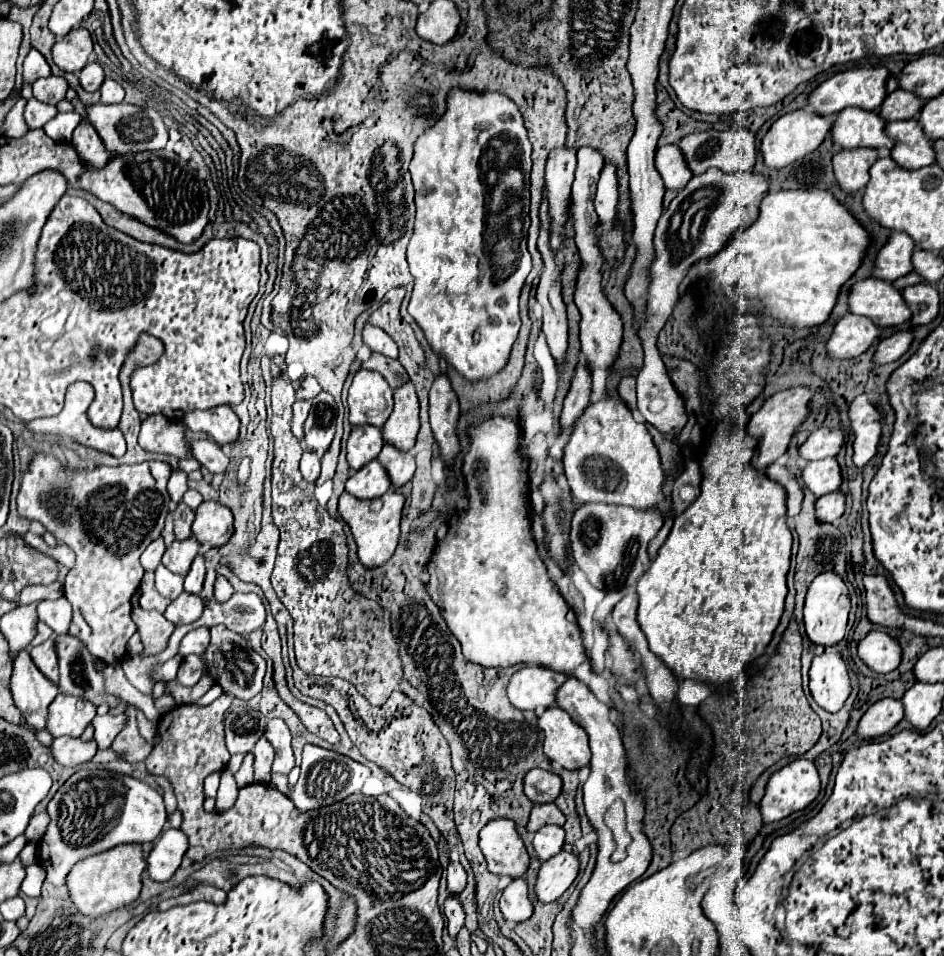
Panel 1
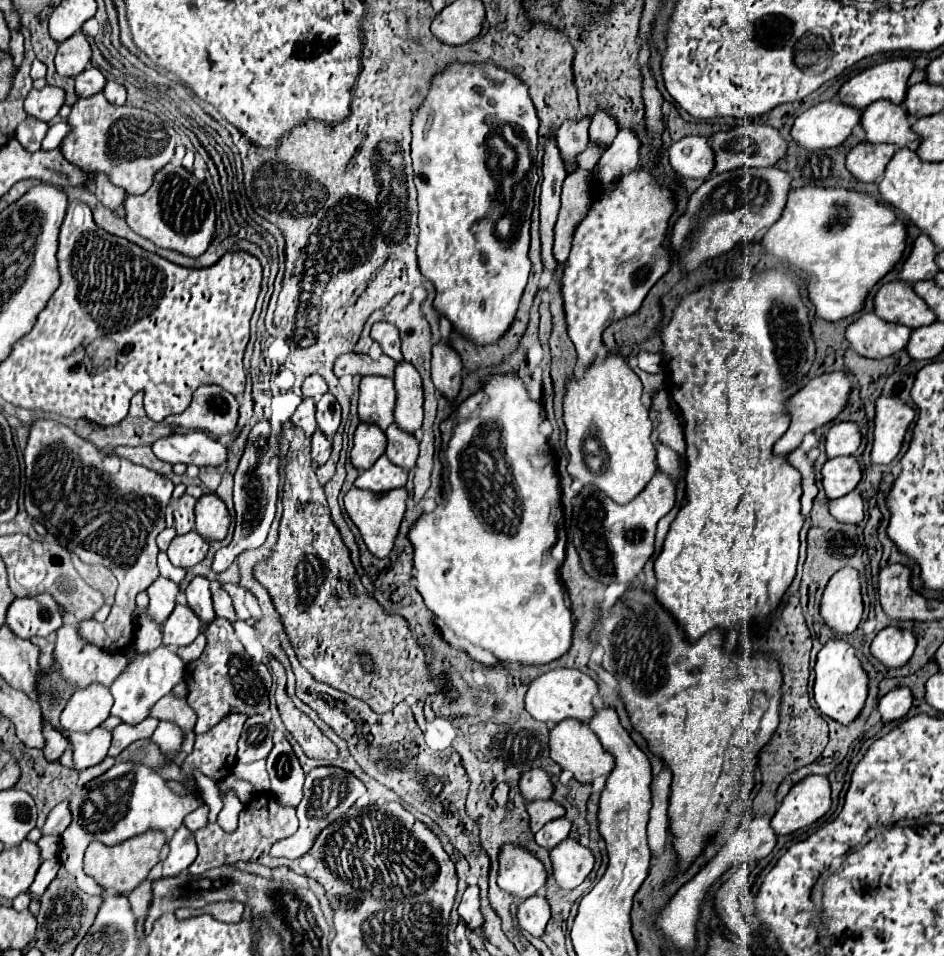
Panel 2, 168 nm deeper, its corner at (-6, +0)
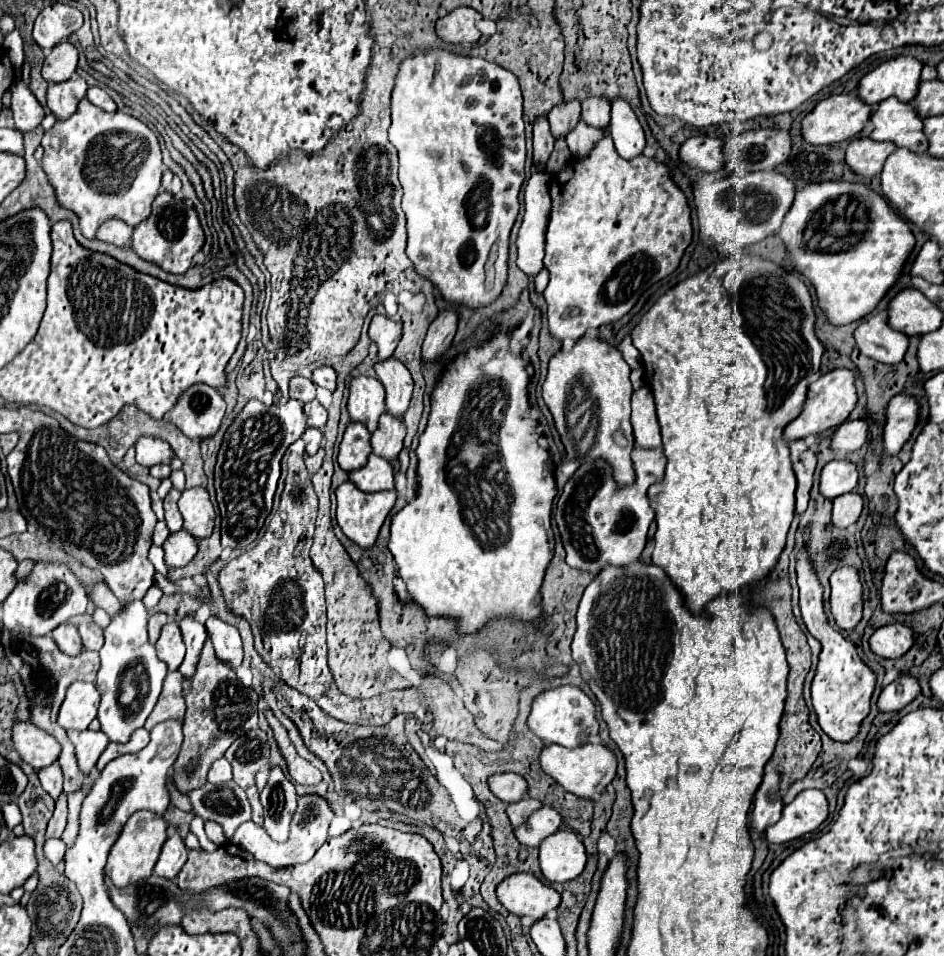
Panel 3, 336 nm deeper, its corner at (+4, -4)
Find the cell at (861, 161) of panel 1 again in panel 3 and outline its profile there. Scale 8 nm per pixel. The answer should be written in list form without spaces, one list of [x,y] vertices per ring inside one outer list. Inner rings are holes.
[[[856,138],[846,148],[846,164],[860,176],[874,178],[882,172],[886,158],[896,150],[892,142],[874,142],[870,138]]]

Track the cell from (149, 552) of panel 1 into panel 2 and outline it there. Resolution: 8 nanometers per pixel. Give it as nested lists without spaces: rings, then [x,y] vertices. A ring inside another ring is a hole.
[[[164,528],[164,530],[158,534],[156,544],[158,544],[160,552],[166,552],[166,550],[168,550],[168,544],[170,544],[170,540],[172,540],[174,536],[176,536],[176,530],[174,530],[174,528]]]

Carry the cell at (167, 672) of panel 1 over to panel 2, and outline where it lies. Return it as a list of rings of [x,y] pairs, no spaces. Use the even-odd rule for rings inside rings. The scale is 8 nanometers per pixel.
[[[132,644],[130,650],[124,650],[124,656],[128,658],[128,666],[124,674],[120,674],[120,678],[116,678],[116,682],[110,686],[110,692],[114,696],[112,716],[118,716],[122,722],[134,726],[150,716],[150,708],[164,694],[168,694],[176,684],[184,682],[184,662],[166,646],[158,646],[152,652],[140,652]]]

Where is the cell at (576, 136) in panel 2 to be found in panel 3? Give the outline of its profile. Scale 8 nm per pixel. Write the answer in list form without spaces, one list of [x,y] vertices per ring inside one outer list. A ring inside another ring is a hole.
[[[570,100],[570,102],[564,102],[562,106],[554,106],[554,110],[548,114],[552,136],[556,140],[566,138],[568,132],[574,130],[576,124],[580,122],[580,112],[582,112],[582,106],[578,100]]]

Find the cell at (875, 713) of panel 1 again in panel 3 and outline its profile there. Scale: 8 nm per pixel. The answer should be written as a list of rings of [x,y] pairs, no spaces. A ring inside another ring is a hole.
[[[902,676],[902,678],[894,680],[892,684],[884,686],[876,706],[880,712],[898,712],[906,704],[910,704],[918,694],[920,694],[918,680],[912,676]]]

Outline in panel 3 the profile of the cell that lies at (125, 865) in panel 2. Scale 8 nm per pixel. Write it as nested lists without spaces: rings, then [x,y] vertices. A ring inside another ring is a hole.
[[[148,810],[136,812],[126,822],[126,826],[120,834],[120,840],[112,846],[112,850],[108,854],[108,862],[104,866],[104,874],[112,880],[112,884],[116,888],[124,888],[124,886],[130,886],[130,884],[136,884],[140,880],[150,878],[154,864],[160,856],[160,848],[166,842],[166,838],[168,836],[166,836],[164,818],[158,818],[156,814],[150,814]]]

